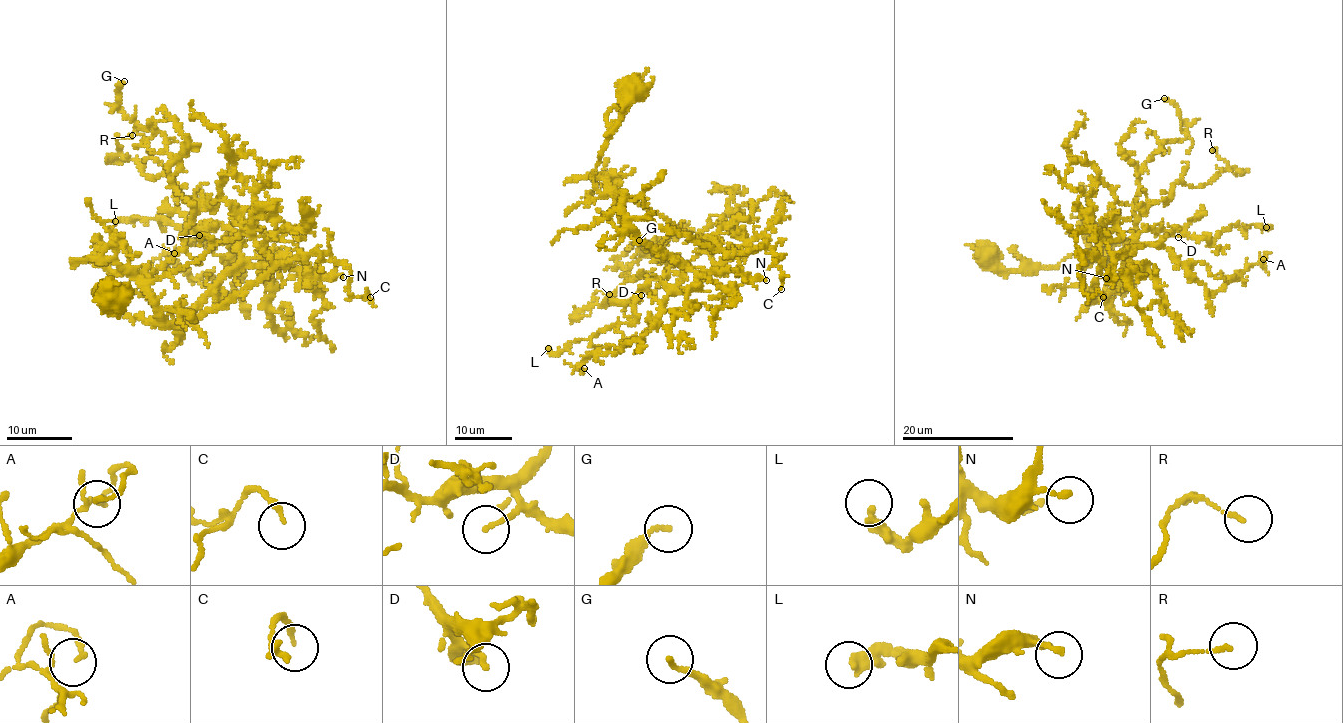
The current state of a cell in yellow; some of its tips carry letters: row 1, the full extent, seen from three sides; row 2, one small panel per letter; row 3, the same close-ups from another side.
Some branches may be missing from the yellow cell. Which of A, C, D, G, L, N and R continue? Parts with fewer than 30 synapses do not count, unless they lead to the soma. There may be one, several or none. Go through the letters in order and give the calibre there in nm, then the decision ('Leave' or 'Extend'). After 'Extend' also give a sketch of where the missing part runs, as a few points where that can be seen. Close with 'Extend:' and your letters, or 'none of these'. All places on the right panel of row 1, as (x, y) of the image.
A: Thickness 140 nm. Leave
C: Thickness 170 nm. Leave
D: Thickness 130 nm. Leave
G: Thickness 160 nm. Leave
L: Thickness 320 nm. Leave
N: Thickness 170 nm. Leave
R: Thickness 110 nm. Leave
Extend: none of these

